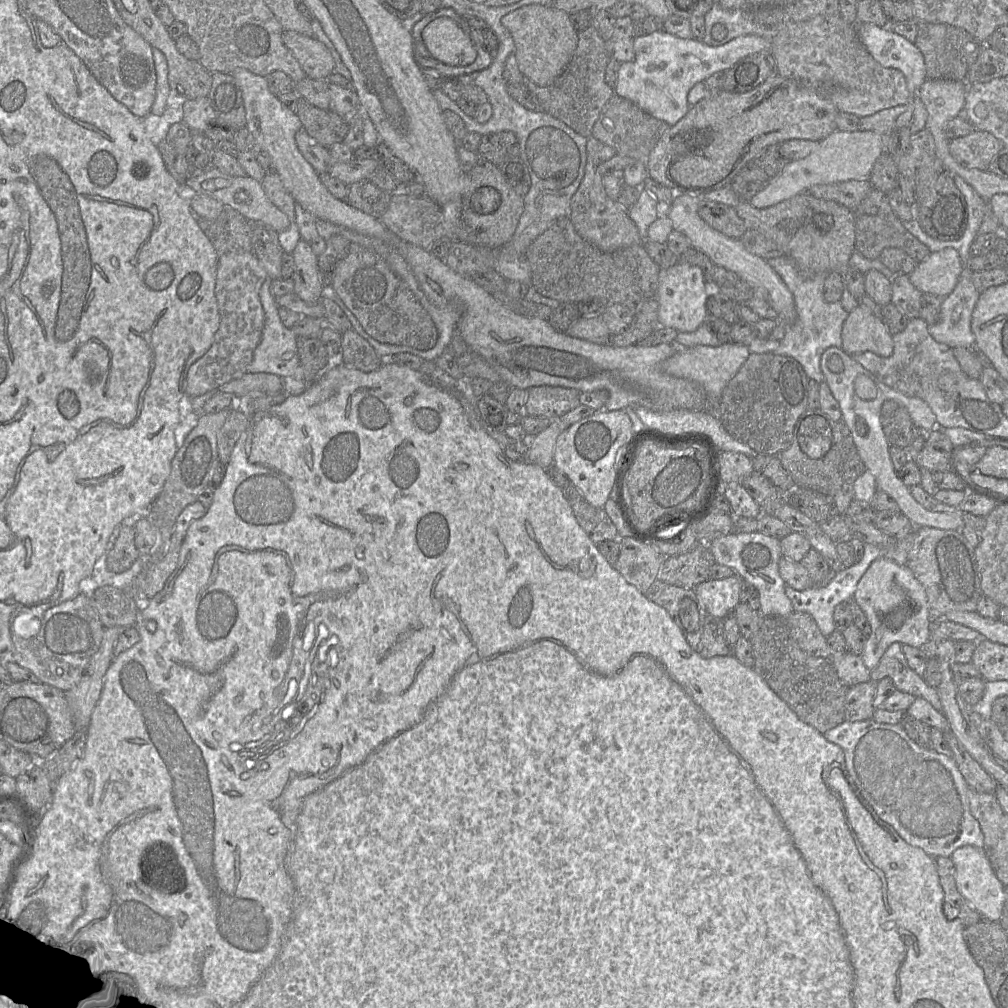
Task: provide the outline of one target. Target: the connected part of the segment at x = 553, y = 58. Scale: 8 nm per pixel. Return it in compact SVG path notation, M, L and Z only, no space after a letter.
M530 4L502 17L503 26L515 44L515 56L522 75L540 87L551 85L570 62L578 43L578 32L569 14L554 8Z

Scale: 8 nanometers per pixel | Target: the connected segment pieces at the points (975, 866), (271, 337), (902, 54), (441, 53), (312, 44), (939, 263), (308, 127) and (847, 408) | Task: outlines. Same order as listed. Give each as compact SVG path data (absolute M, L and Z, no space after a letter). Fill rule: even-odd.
M964 846L955 850L950 858L955 866L955 881L959 893L981 915L982 920L998 922L1003 913L1005 886L995 875L984 849Z
M267 277L260 289L260 300L265 314L264 327L259 344L254 350L253 359L248 366L248 373L269 373L281 378L302 379L302 368L297 353L297 336L285 327L278 314L278 305L270 292L271 279Z
M872 23L856 24L860 41L871 56L882 66L900 70L906 78L909 93L911 94L911 106L913 99L918 95L920 87L927 80L924 57L918 47L905 37L896 34L891 27L879 27Z
M448 17L429 22L422 32L423 41L431 55L444 64L467 66L473 63L477 52L460 25Z
M284 30L282 39L285 46L297 59L307 78L327 80L334 72L335 62L329 49L315 37Z
M949 247L931 252L908 276L923 294L936 295L942 299L953 291L961 272L959 252Z
M300 98L295 111L303 129L320 145L330 148L343 142L349 126L346 118L330 109L321 109Z
M827 348L821 355L820 368L825 377L825 382L828 384L833 397L840 406L842 421L844 421L849 428L866 469L875 478L877 490L890 496L897 503L900 512L910 520L914 527L931 527L941 530L961 531L963 522L959 509L956 509L956 511L952 513L931 512L926 510L912 497L910 488L901 481L893 467L889 454L890 444L883 432L881 408L886 400L901 402L907 409L913 424L927 431L931 431L937 427L936 416L929 405L920 398L906 396L885 385L870 371L857 363L853 357L847 354L842 348ZM858 375L865 375L874 382L876 386L876 397L874 399L863 400L856 395L854 381Z

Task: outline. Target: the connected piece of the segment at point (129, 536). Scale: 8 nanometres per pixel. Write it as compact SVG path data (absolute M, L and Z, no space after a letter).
M133 522L119 525L112 535L110 546L103 556L107 570L122 573L128 570L139 557L135 544L135 529Z

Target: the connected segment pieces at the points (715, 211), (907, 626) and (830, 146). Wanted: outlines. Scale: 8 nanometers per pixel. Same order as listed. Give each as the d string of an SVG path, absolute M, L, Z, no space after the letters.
M701 198L699 215L712 228L730 238L740 239L747 231L747 226L735 207Z
M885 557L875 560L860 579L853 599L863 610L871 626L871 632L861 656L869 670L873 670L879 664L881 657L891 644L899 643L902 646L920 648L932 637L932 622L926 592L907 565L897 564Z
M836 130L817 144L804 159L790 161L783 171L770 179L765 189L749 202L758 209L774 206L796 195L807 192L815 185L833 184L848 180L870 180L870 174L877 159L884 153L884 136L876 131L853 132Z

